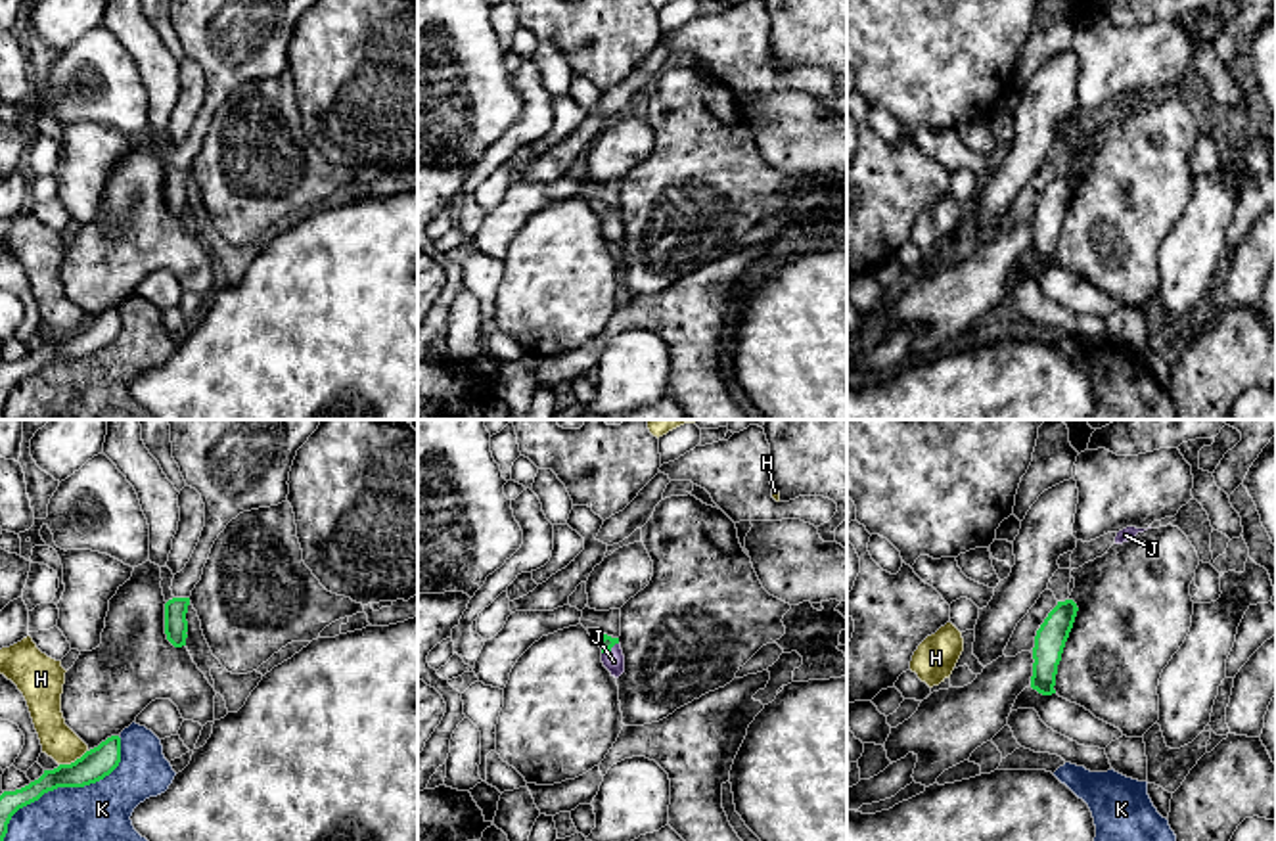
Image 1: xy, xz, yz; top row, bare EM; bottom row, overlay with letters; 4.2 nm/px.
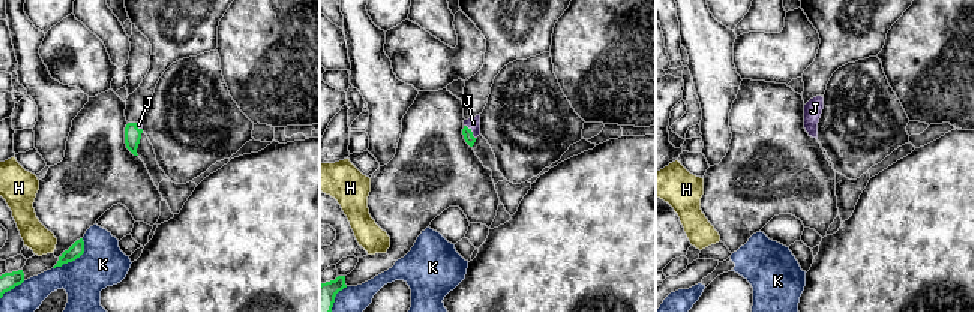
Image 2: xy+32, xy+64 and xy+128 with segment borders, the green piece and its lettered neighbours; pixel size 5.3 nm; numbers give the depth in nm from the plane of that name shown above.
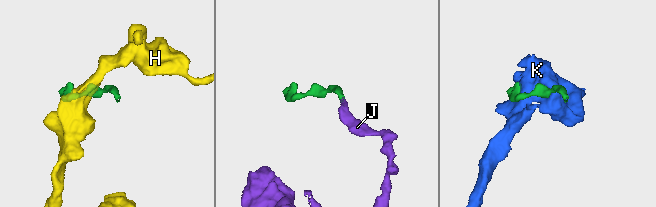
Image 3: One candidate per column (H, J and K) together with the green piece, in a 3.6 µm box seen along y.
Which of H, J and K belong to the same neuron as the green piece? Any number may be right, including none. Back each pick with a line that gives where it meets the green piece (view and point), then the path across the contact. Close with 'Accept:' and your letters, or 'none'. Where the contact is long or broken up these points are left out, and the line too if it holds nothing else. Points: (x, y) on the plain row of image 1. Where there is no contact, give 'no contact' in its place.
J: contact xz (610, 221); way xz (606, 213), (610, 221), (614, 232)
Accept: J

